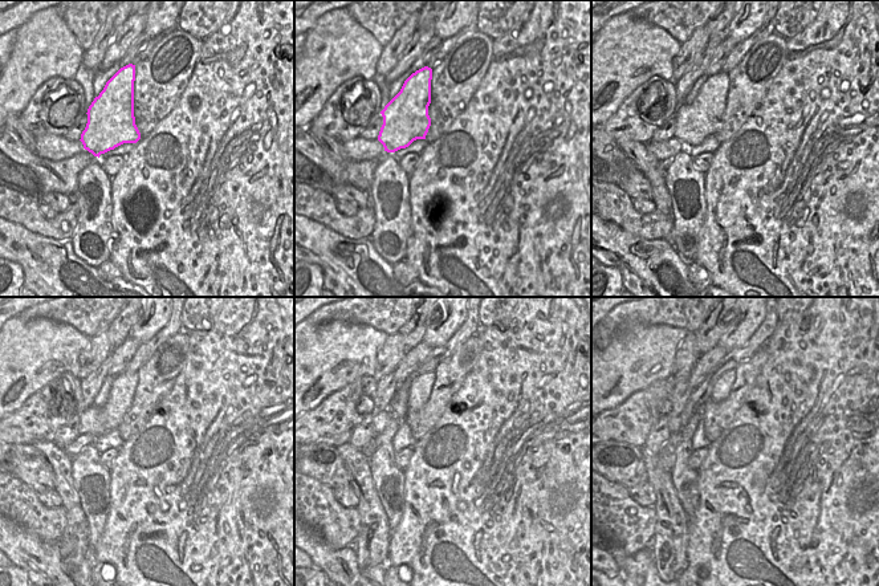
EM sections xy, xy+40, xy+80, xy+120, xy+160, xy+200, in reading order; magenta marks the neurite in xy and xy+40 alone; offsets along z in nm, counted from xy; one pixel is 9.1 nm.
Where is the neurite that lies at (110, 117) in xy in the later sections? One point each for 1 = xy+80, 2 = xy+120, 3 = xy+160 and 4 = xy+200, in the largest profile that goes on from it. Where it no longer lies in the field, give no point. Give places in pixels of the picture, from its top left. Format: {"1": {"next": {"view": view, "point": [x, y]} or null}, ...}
{"1": {"next": {"view": "xy+80", "point": [700, 118]}}, "2": {"next": {"view": "xy+120", "point": [97, 422]}}, "3": {"next": {"view": "xy+160", "point": [420, 387]}}, "4": {"next": {"view": "xy+200", "point": [721, 389]}}}

